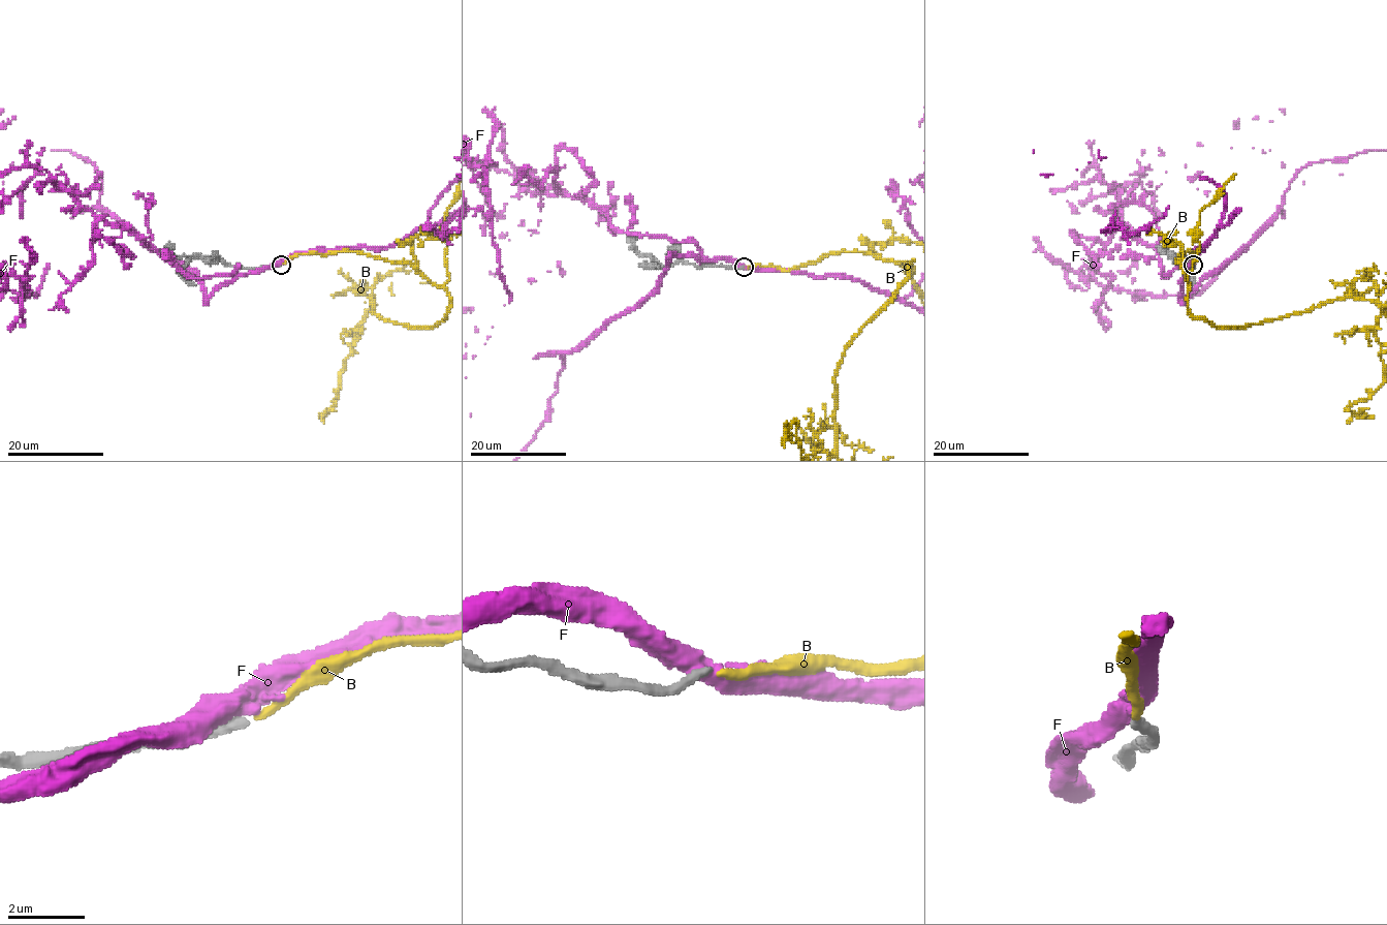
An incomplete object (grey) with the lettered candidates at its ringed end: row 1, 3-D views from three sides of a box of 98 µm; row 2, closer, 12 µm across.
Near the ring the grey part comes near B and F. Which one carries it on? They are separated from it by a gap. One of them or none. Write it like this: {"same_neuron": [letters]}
{"same_neuron": ["B"]}

